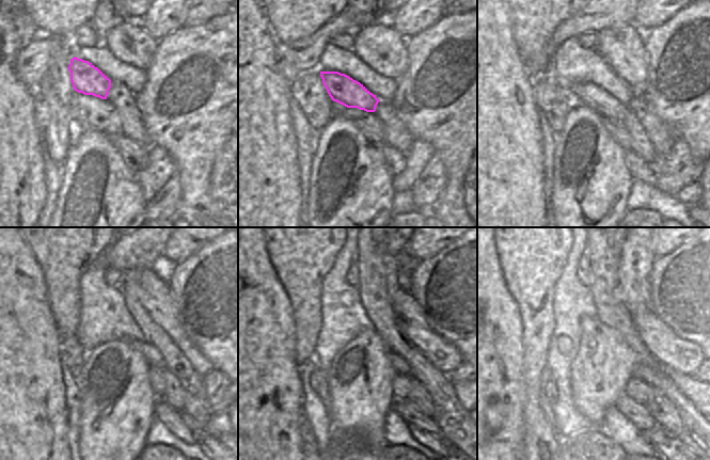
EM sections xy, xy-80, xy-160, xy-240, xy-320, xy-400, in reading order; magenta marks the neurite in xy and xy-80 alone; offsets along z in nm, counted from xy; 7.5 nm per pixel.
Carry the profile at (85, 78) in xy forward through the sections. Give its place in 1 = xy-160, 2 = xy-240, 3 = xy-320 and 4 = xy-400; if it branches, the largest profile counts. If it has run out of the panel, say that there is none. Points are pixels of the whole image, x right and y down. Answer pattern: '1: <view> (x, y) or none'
1: xy-160 (596, 98)
2: xy-240 (152, 354)
3: xy-320 (399, 365)
4: xy-400 (641, 371)

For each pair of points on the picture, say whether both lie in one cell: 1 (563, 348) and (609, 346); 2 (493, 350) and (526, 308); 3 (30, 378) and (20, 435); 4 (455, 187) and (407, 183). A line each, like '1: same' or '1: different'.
1: different
2: different
3: same
4: different

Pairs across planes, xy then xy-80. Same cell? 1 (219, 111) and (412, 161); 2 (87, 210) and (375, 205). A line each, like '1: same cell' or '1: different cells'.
1: different cells
2: same cell

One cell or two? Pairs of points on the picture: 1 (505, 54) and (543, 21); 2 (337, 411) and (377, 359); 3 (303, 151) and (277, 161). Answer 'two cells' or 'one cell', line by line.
1: two cells
2: one cell
3: two cells

